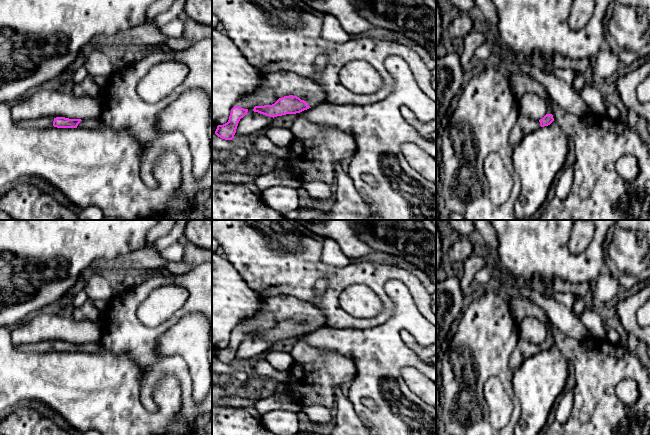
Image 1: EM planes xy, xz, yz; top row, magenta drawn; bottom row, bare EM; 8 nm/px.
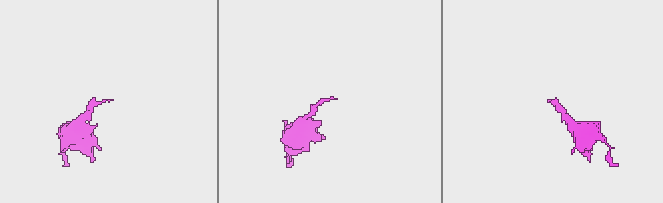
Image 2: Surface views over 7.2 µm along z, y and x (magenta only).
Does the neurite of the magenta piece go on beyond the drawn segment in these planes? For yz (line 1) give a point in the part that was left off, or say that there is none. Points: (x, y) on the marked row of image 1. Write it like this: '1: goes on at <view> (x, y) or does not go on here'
1: goes on at yz (524, 125)

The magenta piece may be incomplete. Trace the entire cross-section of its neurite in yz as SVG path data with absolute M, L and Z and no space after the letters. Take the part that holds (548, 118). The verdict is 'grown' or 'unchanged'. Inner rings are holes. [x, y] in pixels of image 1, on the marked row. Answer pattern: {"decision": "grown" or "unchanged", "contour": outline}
{"decision": "grown", "contour": "M519 113L517 122L509 134L509 143L511 147L514 148L526 135L540 129L541 127L550 125L553 121L554 118L552 114L546 114L540 120L534 120Z"}

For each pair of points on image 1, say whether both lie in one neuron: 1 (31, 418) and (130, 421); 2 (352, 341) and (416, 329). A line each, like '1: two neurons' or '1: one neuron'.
1: two neurons
2: one neuron

